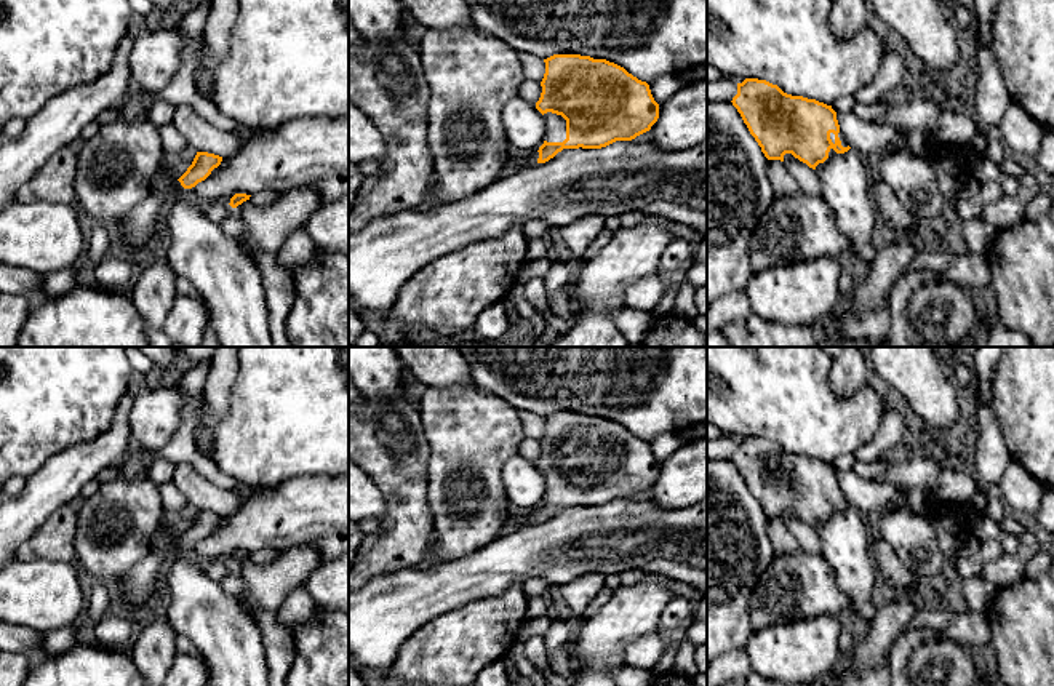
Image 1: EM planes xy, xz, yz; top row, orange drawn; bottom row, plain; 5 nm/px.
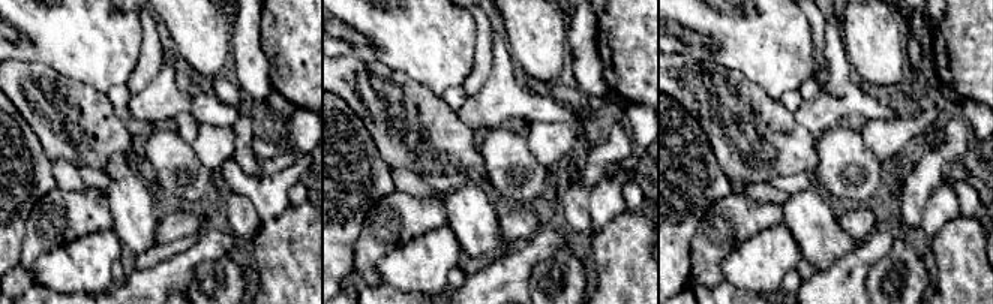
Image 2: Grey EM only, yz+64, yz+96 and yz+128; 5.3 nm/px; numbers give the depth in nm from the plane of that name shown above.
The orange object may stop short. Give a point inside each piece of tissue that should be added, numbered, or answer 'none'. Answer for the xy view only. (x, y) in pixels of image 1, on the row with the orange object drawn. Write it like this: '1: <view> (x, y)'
1: xy (143, 223)

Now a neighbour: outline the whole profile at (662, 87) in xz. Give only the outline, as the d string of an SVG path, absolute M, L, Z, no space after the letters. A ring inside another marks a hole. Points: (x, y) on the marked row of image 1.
M675 74L659 75L649 83L651 94L657 104L665 102L681 88L683 88L683 83L680 77Z

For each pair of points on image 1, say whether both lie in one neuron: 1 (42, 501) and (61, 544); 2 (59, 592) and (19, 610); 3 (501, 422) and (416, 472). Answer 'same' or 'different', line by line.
1: different
2: same
3: different

